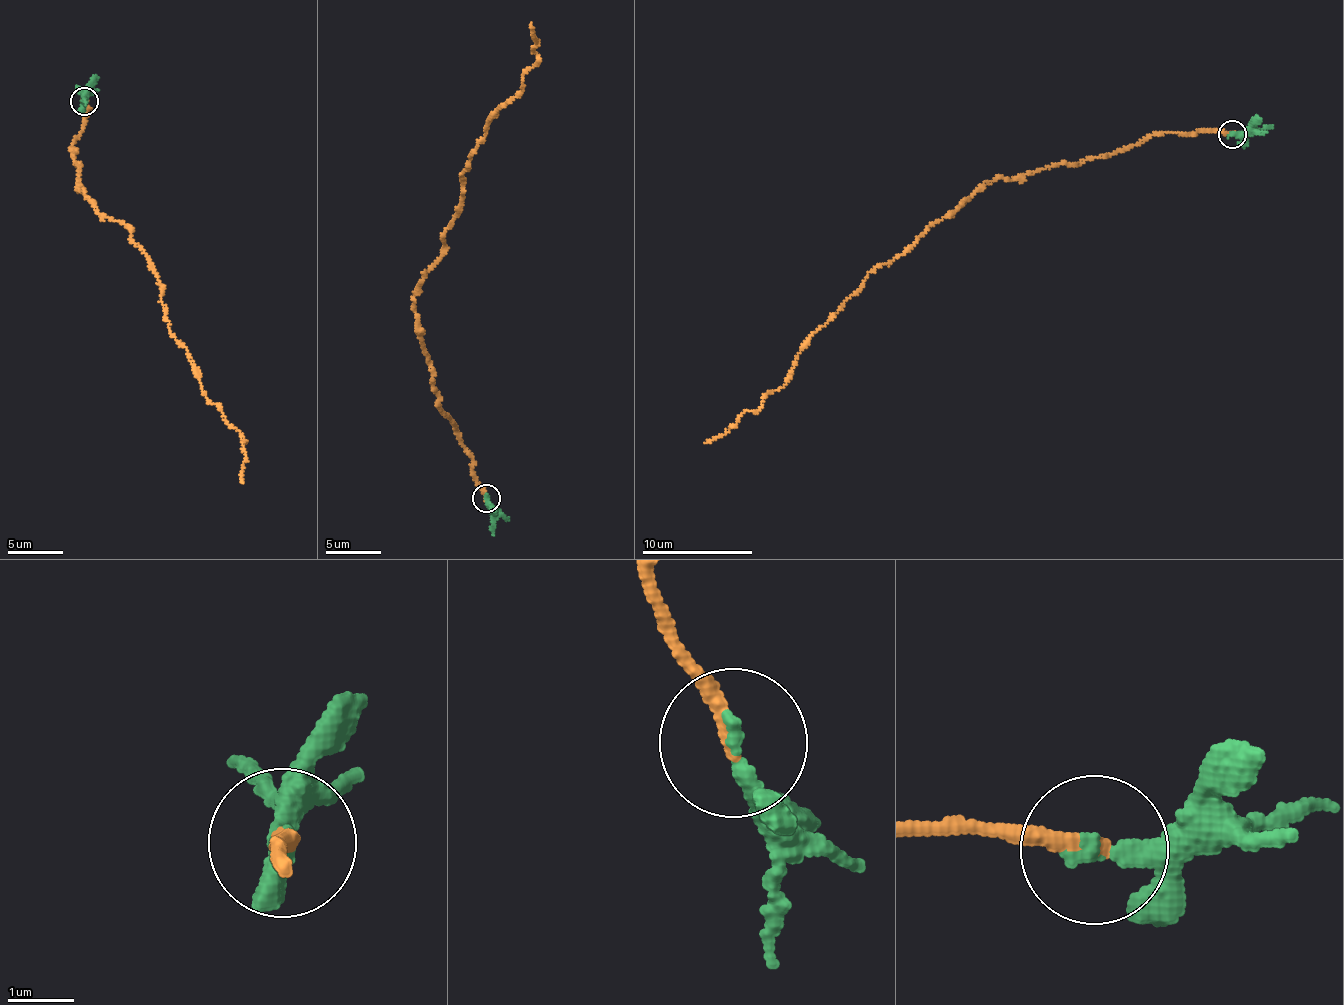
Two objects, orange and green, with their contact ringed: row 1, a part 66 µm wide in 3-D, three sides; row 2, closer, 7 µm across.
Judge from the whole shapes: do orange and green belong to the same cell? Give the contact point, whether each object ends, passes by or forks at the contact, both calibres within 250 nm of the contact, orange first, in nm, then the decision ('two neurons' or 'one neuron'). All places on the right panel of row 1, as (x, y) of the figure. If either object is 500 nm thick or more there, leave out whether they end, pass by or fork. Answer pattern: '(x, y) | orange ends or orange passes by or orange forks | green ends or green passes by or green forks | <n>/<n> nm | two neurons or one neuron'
(1232, 134) | orange ends | green ends | 260/280 nm | two neurons

